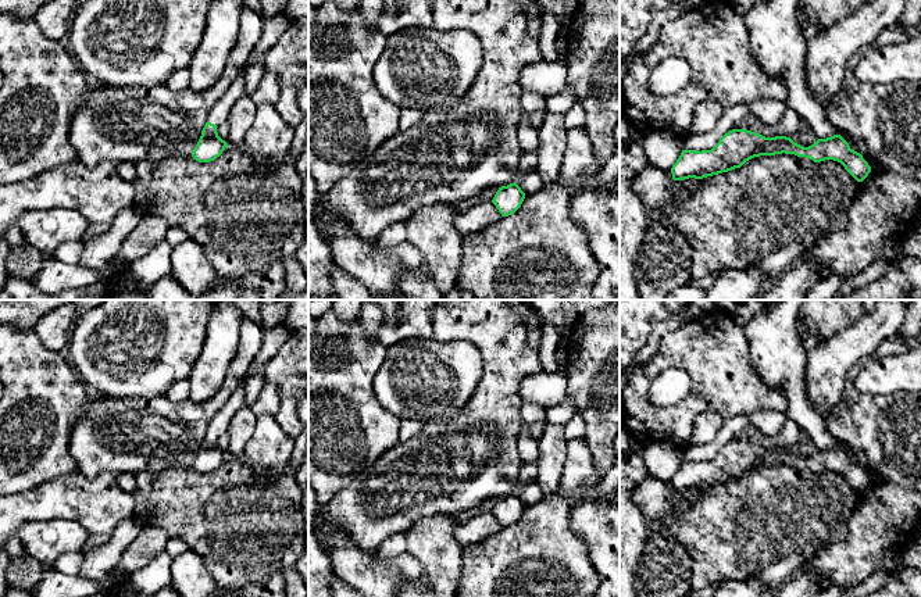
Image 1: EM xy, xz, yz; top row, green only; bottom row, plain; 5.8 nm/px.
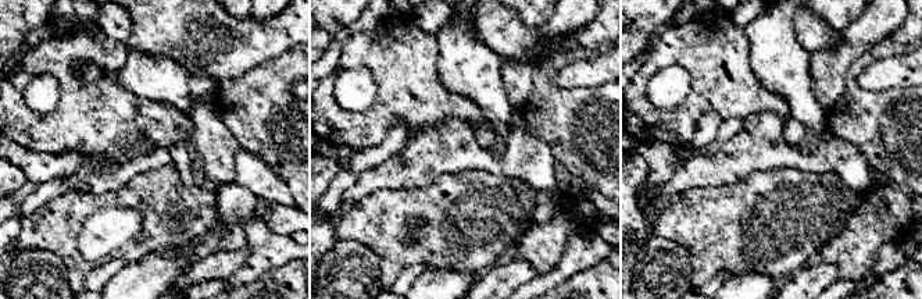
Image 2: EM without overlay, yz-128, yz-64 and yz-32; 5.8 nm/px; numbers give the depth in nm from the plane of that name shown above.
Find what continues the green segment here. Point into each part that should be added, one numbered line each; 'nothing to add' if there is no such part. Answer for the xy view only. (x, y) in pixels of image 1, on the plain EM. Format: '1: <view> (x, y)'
1: xy (218, 424)

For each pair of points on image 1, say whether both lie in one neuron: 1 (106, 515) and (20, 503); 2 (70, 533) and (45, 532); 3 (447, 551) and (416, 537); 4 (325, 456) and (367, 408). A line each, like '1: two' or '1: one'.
1: one
2: one
3: one
4: one

